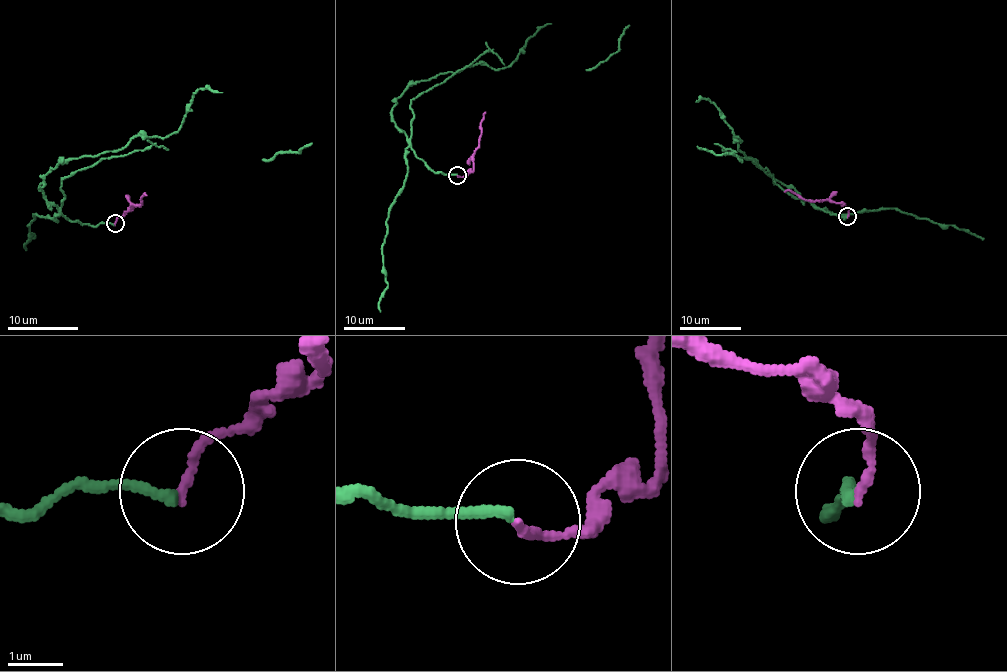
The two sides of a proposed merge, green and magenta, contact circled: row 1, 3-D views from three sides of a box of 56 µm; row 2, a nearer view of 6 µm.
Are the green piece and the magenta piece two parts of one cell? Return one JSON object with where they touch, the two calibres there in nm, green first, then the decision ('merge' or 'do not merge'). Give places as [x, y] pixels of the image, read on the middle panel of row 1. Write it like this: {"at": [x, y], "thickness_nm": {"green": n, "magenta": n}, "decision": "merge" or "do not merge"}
{"at": [457, 175], "thickness_nm": {"green": 200, "magenta": 170}, "decision": "do not merge"}

